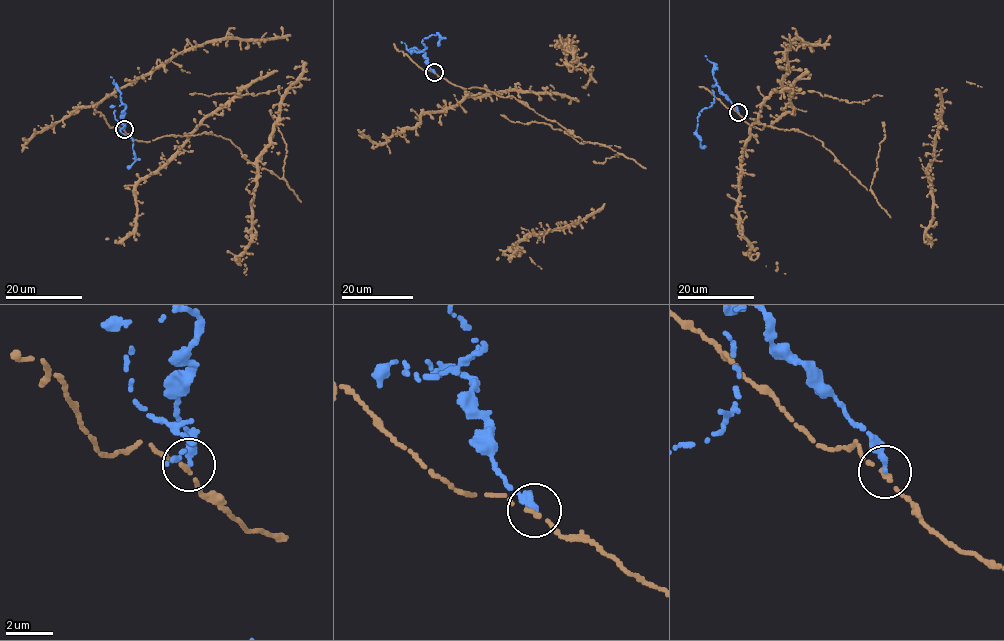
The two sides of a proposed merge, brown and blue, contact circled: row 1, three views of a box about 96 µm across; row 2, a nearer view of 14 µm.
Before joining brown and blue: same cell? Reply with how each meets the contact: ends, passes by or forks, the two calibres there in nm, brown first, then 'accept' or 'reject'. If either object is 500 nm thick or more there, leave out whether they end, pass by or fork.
brown passes by; blue ends there; 140 nm thick on the brown side, 280 nm on the other; reject

